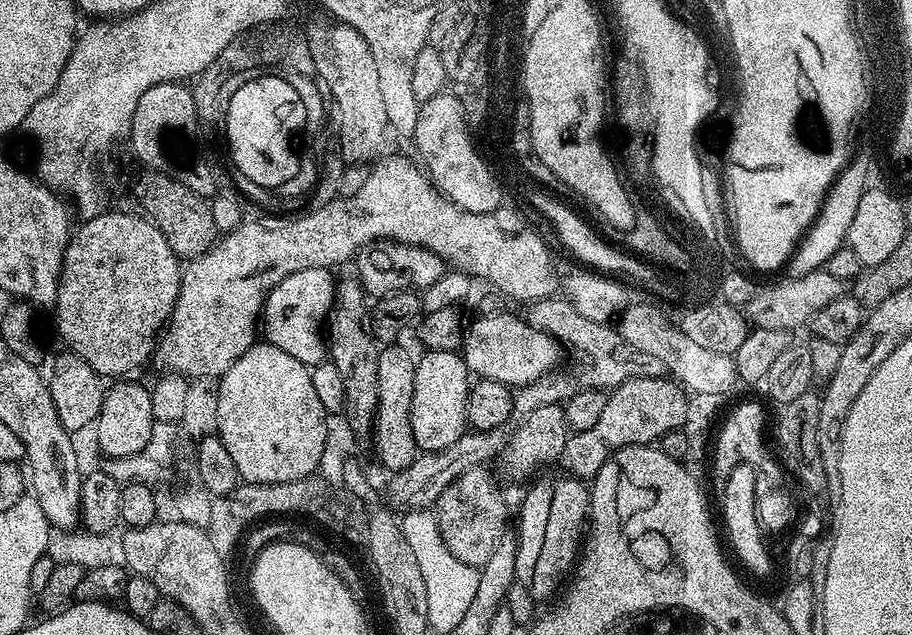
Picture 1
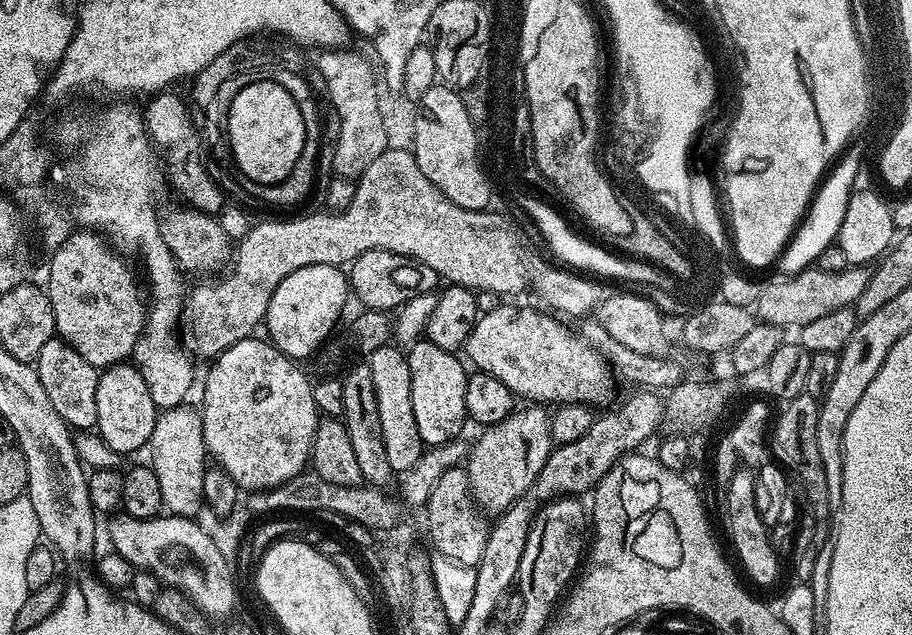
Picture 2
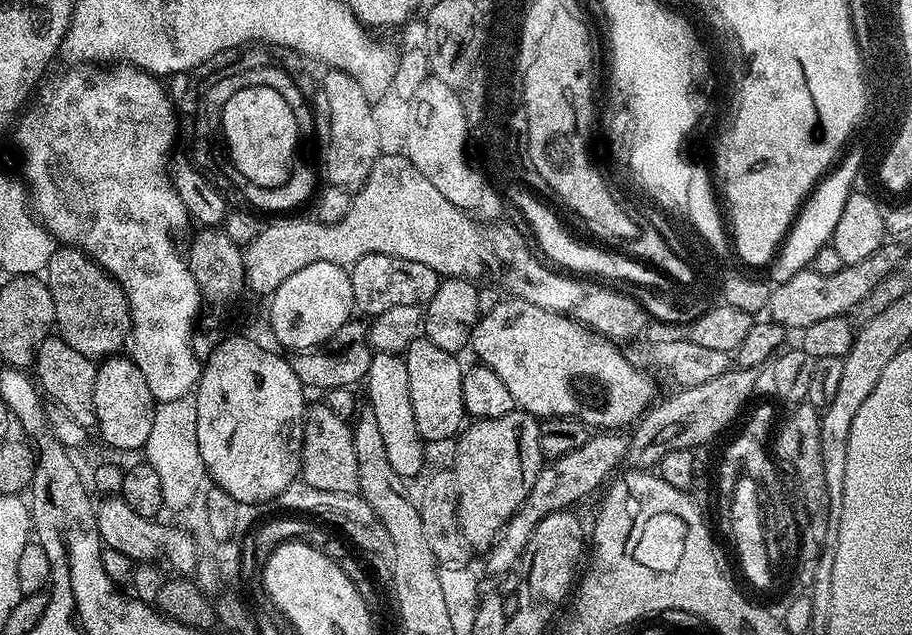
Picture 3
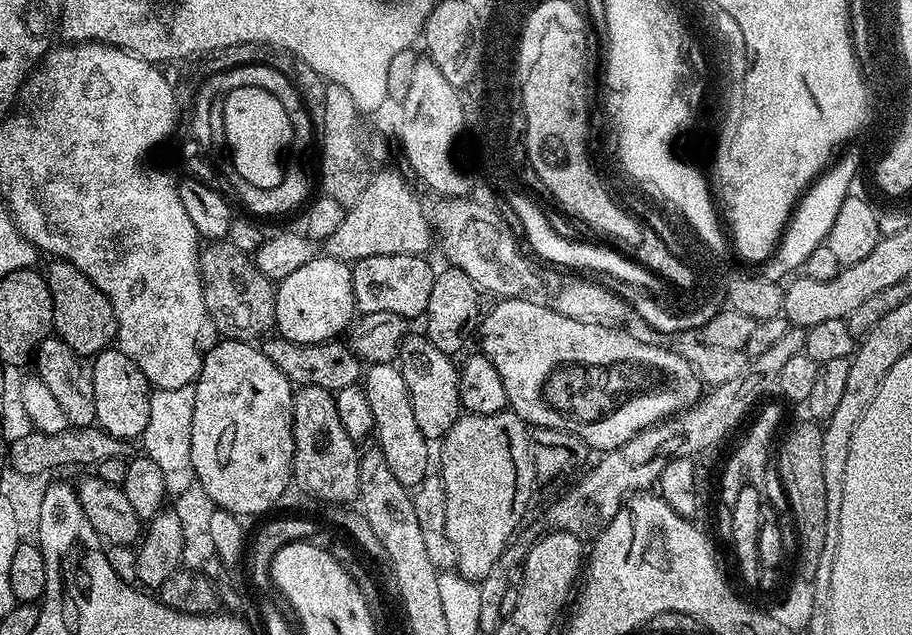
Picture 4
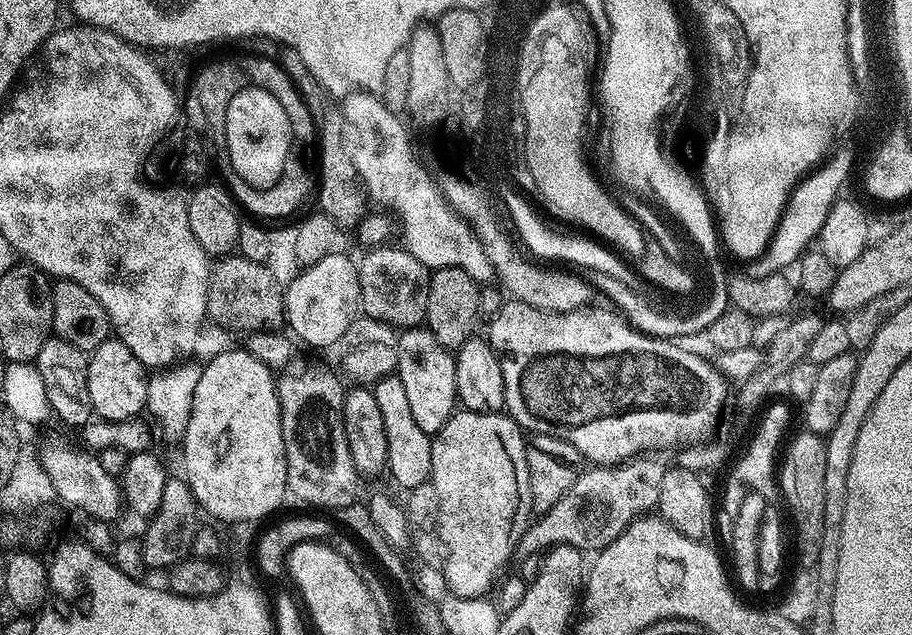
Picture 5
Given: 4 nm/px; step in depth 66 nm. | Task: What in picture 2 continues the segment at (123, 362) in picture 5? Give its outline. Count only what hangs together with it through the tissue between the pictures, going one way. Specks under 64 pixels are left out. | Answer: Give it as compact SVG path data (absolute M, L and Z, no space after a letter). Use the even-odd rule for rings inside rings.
M135 363L114 364L100 372L95 431L111 450L127 454L138 451L140 447L144 448L154 433L157 415L154 398L150 398L150 386L146 386L146 378L142 378Z

